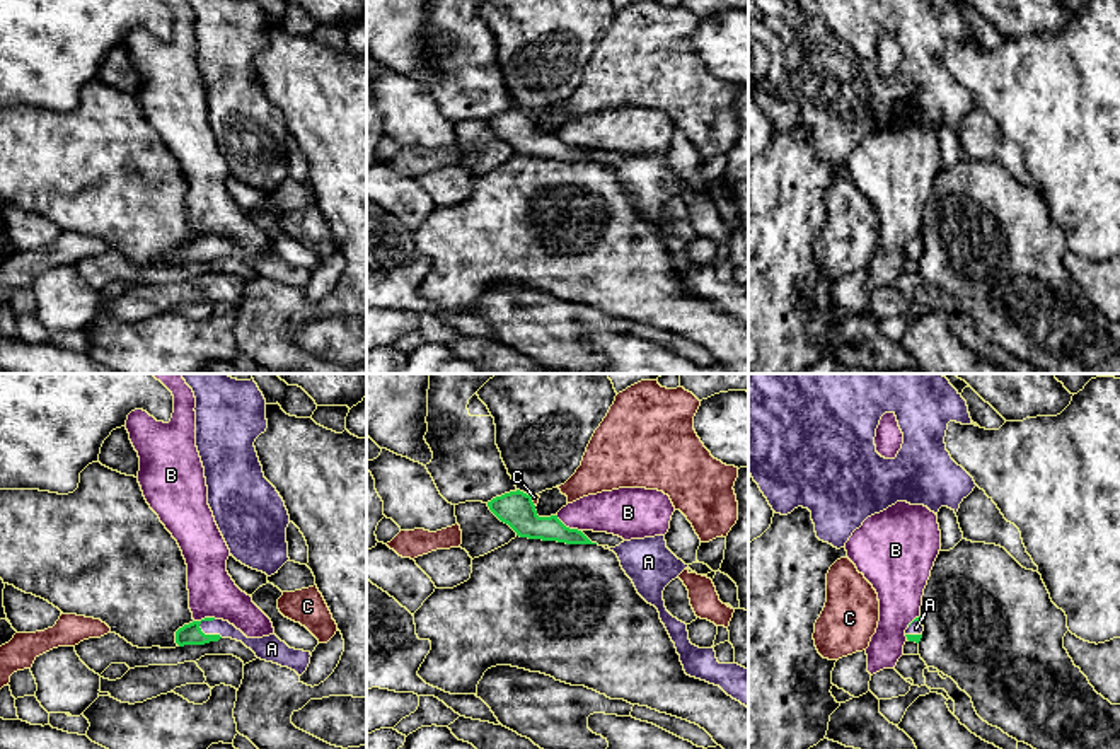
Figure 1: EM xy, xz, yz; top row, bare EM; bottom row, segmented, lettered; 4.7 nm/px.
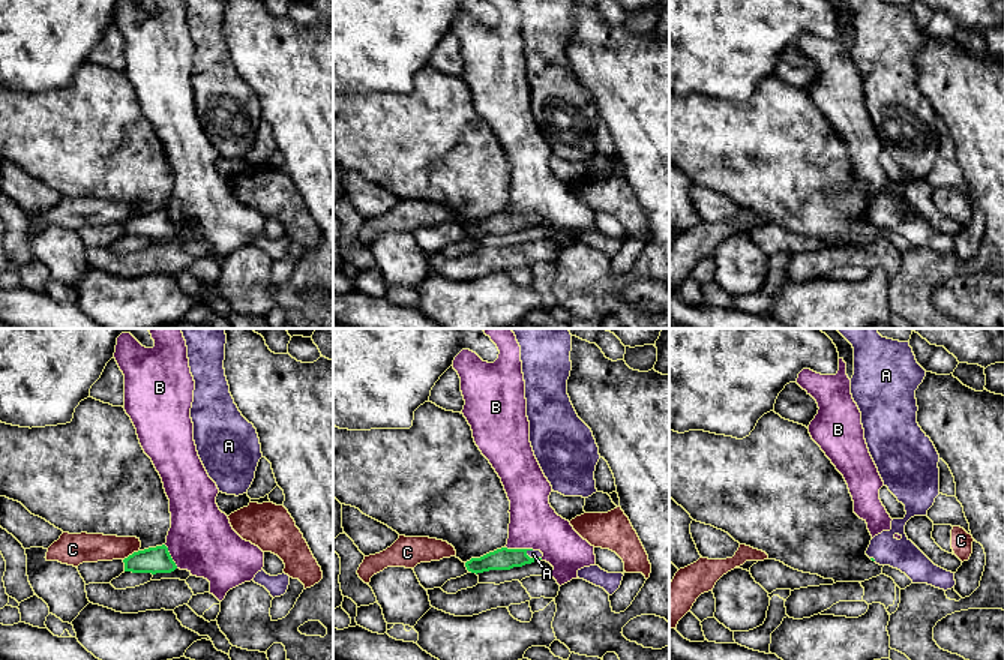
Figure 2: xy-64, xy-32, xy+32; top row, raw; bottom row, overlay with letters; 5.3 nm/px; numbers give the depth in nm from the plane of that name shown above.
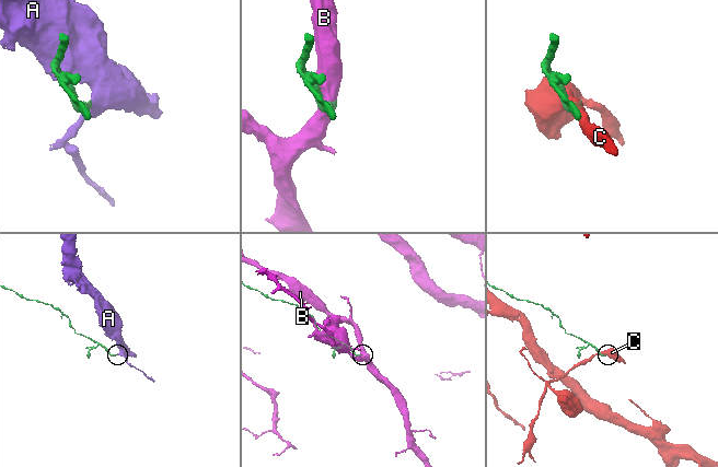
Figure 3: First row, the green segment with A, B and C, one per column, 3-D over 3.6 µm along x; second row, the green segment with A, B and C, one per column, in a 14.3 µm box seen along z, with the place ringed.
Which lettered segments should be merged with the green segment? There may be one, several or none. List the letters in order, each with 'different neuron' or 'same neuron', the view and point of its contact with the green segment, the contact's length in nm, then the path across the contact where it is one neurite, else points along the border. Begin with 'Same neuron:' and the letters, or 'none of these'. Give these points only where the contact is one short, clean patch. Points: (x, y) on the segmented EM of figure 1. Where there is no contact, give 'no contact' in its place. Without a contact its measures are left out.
Same neuron: A
A: same neuron; contact xy (208, 635); length 130 nm; way xy (191, 633), (208, 635), (217, 627)
B: different neuron; contact xz (568, 528); length 150 nm; border xz (556, 514), (566, 526), (580, 531)
C: different neuron; contact xz (531, 500); length 70 nm; border xz (529, 495), (536, 505)

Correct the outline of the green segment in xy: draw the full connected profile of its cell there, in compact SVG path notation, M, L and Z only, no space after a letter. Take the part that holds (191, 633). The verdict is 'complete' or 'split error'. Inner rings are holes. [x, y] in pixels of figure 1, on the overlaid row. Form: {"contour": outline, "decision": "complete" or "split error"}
{"contour": "M205 618L184 624L176 631L176 643L184 645L205 645L218 642L220 638L232 638L242 642L251 648L257 659L288 667L302 676L310 664L310 652L290 648L276 635L263 638L247 638L240 630L223 619Z", "decision": "split error"}

